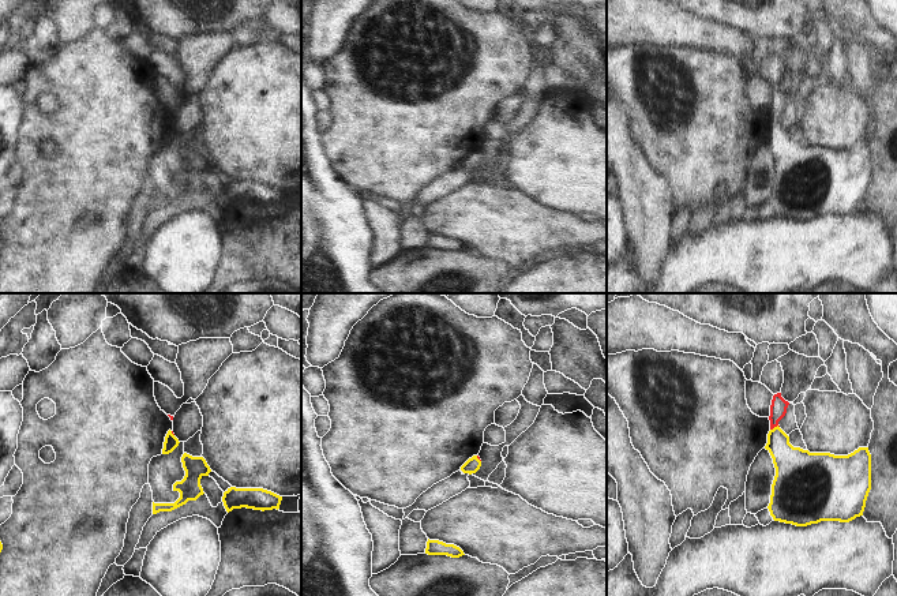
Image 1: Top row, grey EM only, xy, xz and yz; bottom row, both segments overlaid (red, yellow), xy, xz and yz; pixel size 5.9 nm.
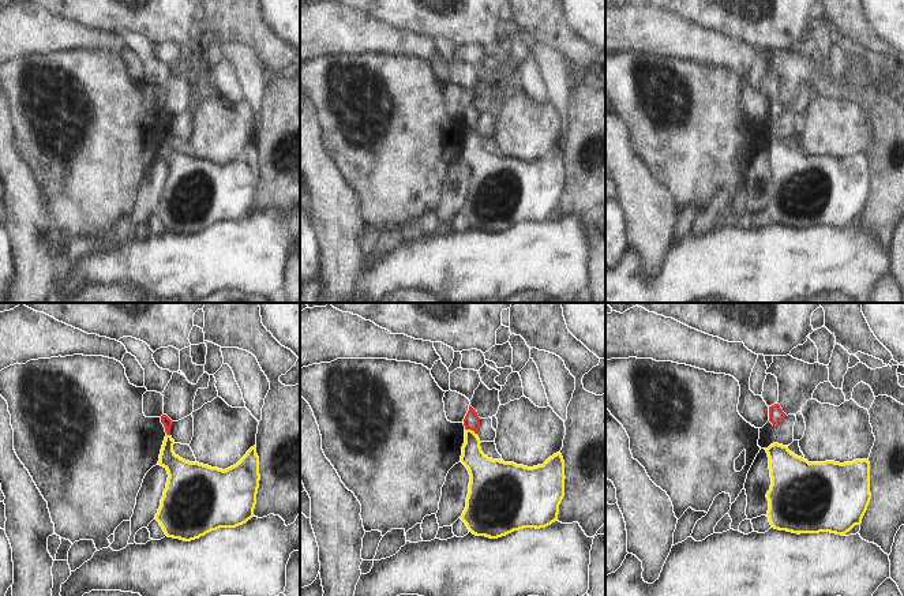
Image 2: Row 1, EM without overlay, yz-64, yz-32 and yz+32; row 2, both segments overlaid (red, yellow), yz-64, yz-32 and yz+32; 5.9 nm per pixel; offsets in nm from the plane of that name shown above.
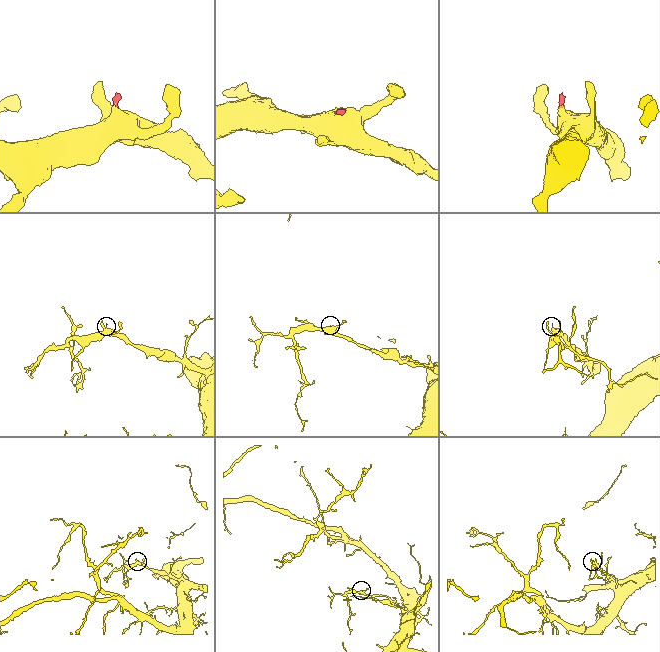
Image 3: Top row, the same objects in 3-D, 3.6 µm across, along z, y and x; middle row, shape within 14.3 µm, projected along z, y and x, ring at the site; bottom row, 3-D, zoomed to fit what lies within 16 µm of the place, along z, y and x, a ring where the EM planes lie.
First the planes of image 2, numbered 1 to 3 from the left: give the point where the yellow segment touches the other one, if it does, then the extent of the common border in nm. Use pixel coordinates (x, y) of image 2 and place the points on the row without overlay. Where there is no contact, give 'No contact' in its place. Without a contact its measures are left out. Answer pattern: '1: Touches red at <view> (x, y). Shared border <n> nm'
1: Touches red at yz-64 (168, 128). Shared border 30 nm
2: Touches red at yz-32 (471, 123). Shared border 80 nm
3: No contact

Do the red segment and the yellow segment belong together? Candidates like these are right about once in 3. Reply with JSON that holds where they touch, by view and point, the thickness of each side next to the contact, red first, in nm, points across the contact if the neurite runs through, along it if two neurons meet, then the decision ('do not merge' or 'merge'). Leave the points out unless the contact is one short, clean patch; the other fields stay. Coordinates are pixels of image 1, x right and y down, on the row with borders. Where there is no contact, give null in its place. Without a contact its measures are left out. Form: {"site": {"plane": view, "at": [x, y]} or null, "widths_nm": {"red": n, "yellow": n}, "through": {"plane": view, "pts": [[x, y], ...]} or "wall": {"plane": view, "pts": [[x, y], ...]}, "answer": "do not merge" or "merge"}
{"site": {"plane": "yz", "at": [774, 426]}, "widths_nm": {"red": 100, "yellow": 200}, "through": {"plane": "yz", "pts": [[779, 405], [774, 426], [779, 448], [792, 464]]}, "answer": "merge"}

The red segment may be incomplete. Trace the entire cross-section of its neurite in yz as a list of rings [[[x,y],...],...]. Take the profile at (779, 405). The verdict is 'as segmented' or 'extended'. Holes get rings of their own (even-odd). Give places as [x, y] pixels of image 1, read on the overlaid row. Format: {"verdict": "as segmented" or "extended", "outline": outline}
{"verdict": "extended", "outline": [[[767,363],[761,383],[774,394],[765,446],[776,468],[767,506],[773,520],[807,526],[821,521],[849,522],[863,516],[871,490],[868,447],[859,447],[848,456],[793,447],[778,427],[789,405],[780,393],[784,383],[781,363]]]}

